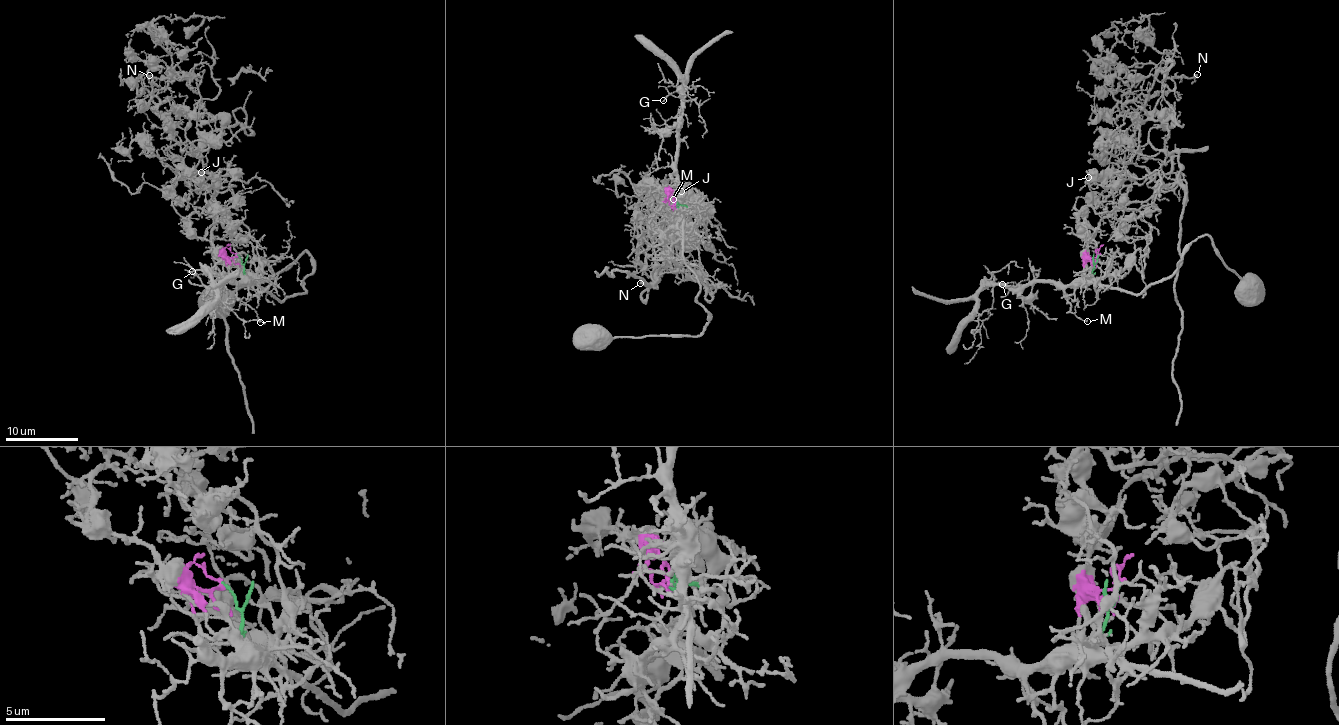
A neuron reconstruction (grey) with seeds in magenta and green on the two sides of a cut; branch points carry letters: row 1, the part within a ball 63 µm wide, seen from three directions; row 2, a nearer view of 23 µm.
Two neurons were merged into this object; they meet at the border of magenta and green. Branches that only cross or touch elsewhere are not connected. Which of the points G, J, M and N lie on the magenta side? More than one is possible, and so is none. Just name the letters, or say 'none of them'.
J, N

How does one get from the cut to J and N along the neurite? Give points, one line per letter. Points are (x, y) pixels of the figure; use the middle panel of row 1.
J: (675, 206), (648, 191), (656, 254), (670, 259), (648, 231), (671, 214), (679, 222), (690, 198), (681, 192)
N: (675, 206), (648, 191), (662, 256), (652, 272), (672, 239), (648, 223), (673, 257), (640, 284)

